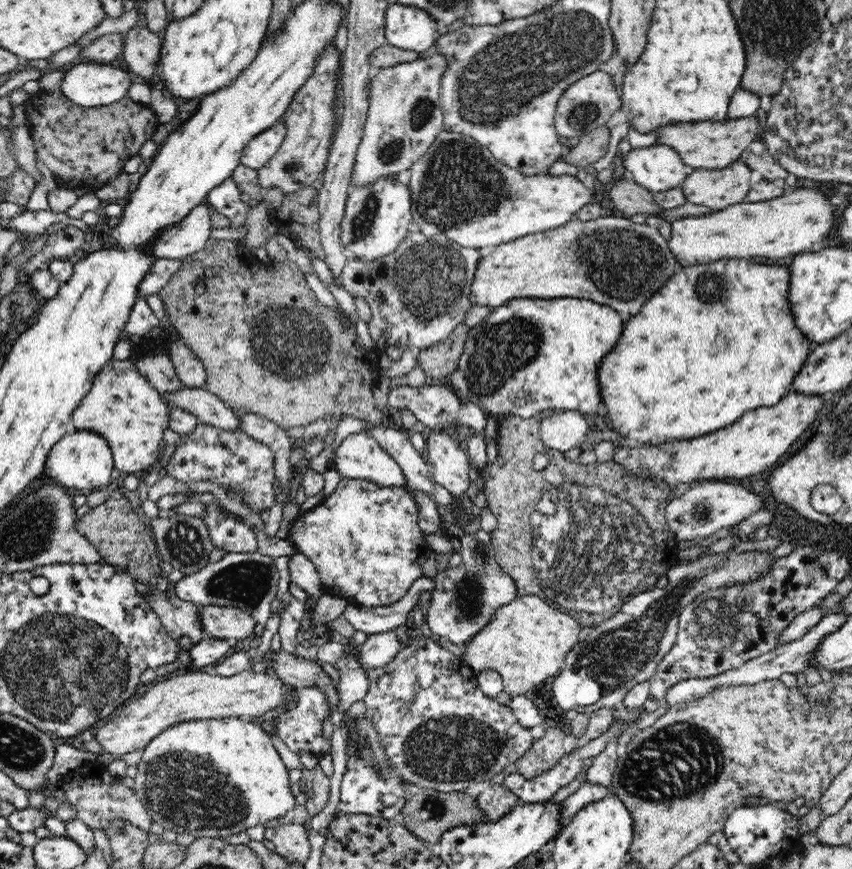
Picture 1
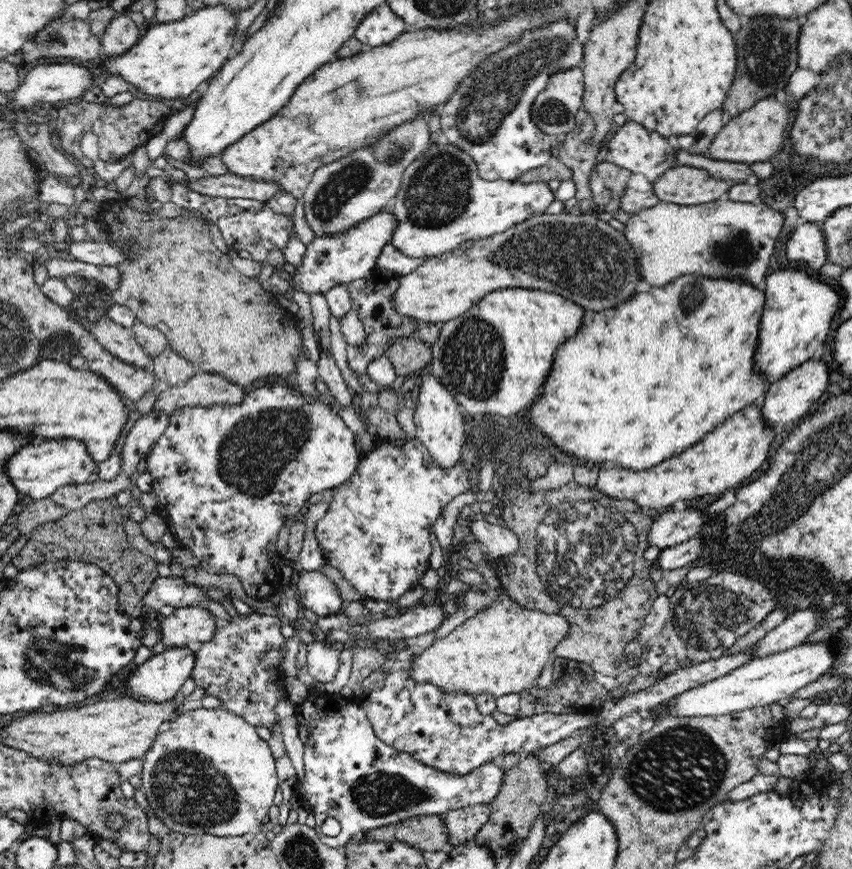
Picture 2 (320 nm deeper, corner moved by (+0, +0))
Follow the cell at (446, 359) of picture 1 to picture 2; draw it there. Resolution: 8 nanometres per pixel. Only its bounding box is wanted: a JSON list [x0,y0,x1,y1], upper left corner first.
[386,336,432,376]

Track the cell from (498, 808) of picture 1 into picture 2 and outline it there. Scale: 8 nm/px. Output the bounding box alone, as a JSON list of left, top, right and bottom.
[442,803,490,847]

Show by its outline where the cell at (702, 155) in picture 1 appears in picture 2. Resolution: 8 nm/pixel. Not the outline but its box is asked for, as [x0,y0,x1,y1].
[709,95,792,164]

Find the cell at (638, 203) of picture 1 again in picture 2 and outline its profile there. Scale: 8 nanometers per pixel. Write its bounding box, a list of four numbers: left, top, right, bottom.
[594,160,631,214]

